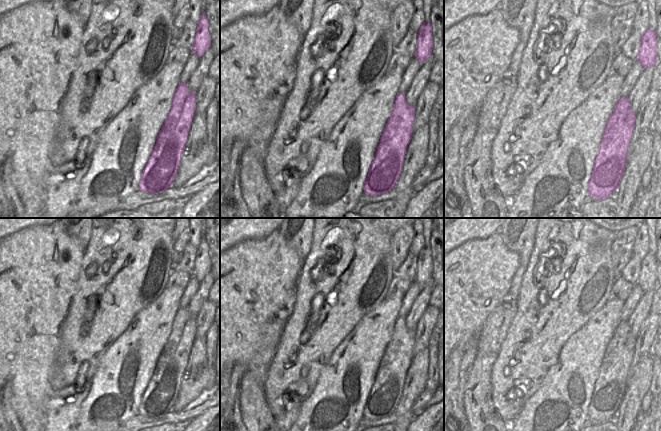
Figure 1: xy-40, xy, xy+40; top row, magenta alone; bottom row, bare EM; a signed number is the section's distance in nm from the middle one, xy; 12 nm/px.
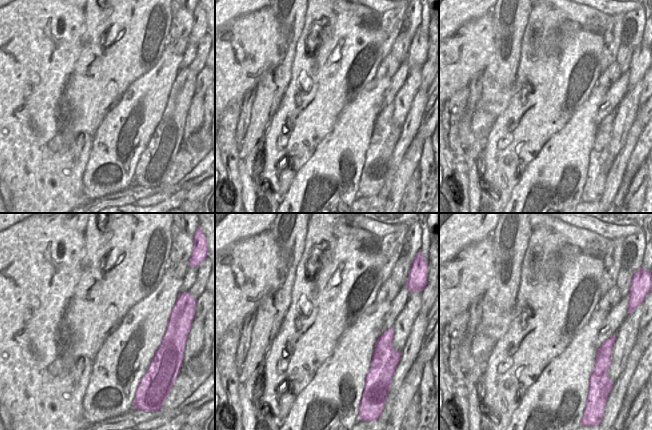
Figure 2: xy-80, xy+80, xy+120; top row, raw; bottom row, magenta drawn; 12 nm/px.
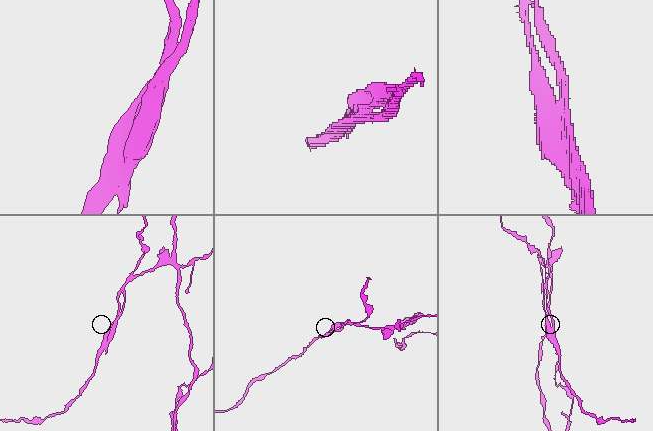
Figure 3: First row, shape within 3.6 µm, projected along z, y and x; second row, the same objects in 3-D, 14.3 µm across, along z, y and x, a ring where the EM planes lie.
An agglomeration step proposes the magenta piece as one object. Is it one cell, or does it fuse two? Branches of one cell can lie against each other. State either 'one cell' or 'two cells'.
two cells

